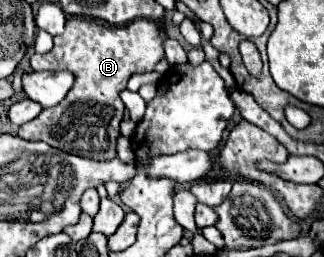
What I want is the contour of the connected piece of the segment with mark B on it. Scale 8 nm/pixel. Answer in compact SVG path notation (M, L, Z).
M68 18L64 34L54 36L54 48L48 54L34 54L30 64L32 70L72 70L76 74L76 86L58 106L42 110L38 118L20 126L18 136L24 140L48 142L80 158L116 158L118 126L124 116L120 90L126 88L132 74L152 72L162 58L164 38L154 20L138 18L124 26L106 26L94 20Z

